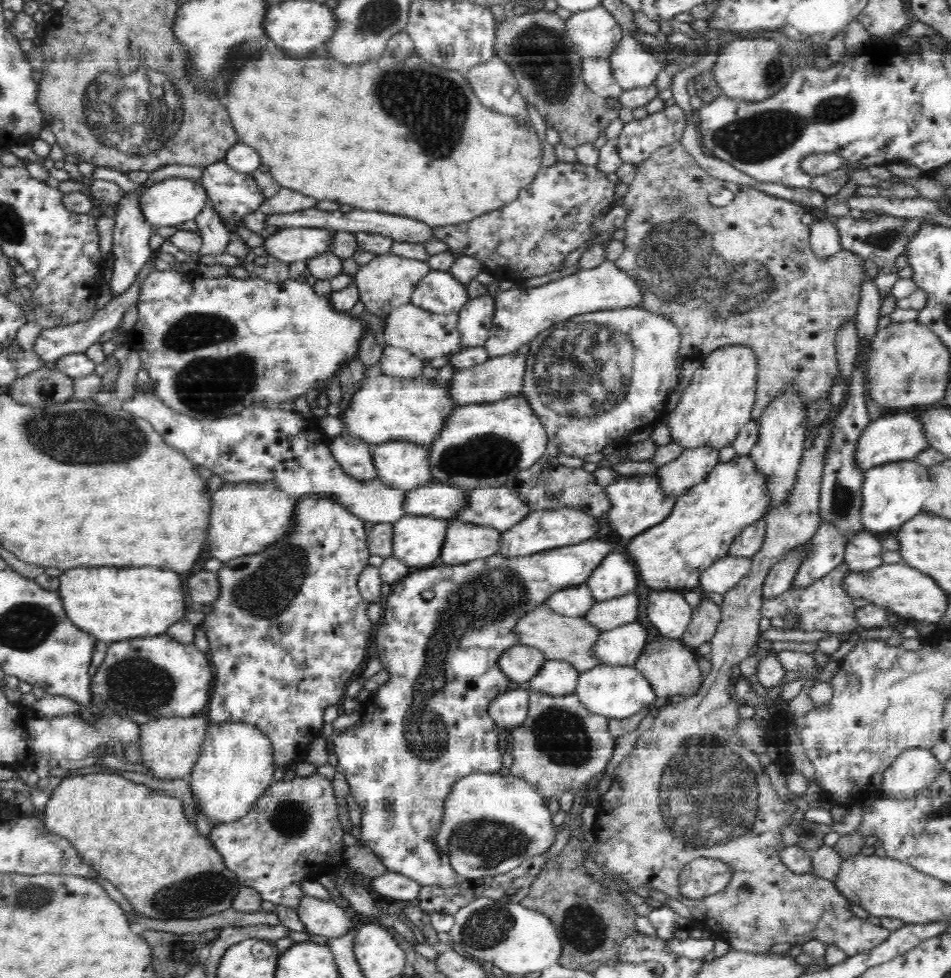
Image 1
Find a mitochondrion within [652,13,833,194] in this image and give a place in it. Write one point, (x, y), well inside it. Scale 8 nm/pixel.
(773, 72)

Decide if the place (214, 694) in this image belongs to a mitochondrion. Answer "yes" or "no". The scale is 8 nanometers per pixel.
no

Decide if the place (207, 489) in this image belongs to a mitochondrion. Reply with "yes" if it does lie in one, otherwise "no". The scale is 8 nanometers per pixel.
no

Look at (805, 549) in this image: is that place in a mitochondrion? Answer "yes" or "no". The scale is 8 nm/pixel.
no

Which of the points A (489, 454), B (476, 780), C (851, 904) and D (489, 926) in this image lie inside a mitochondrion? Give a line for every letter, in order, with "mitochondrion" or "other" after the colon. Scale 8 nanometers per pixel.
A: mitochondrion
B: other
C: other
D: mitochondrion

